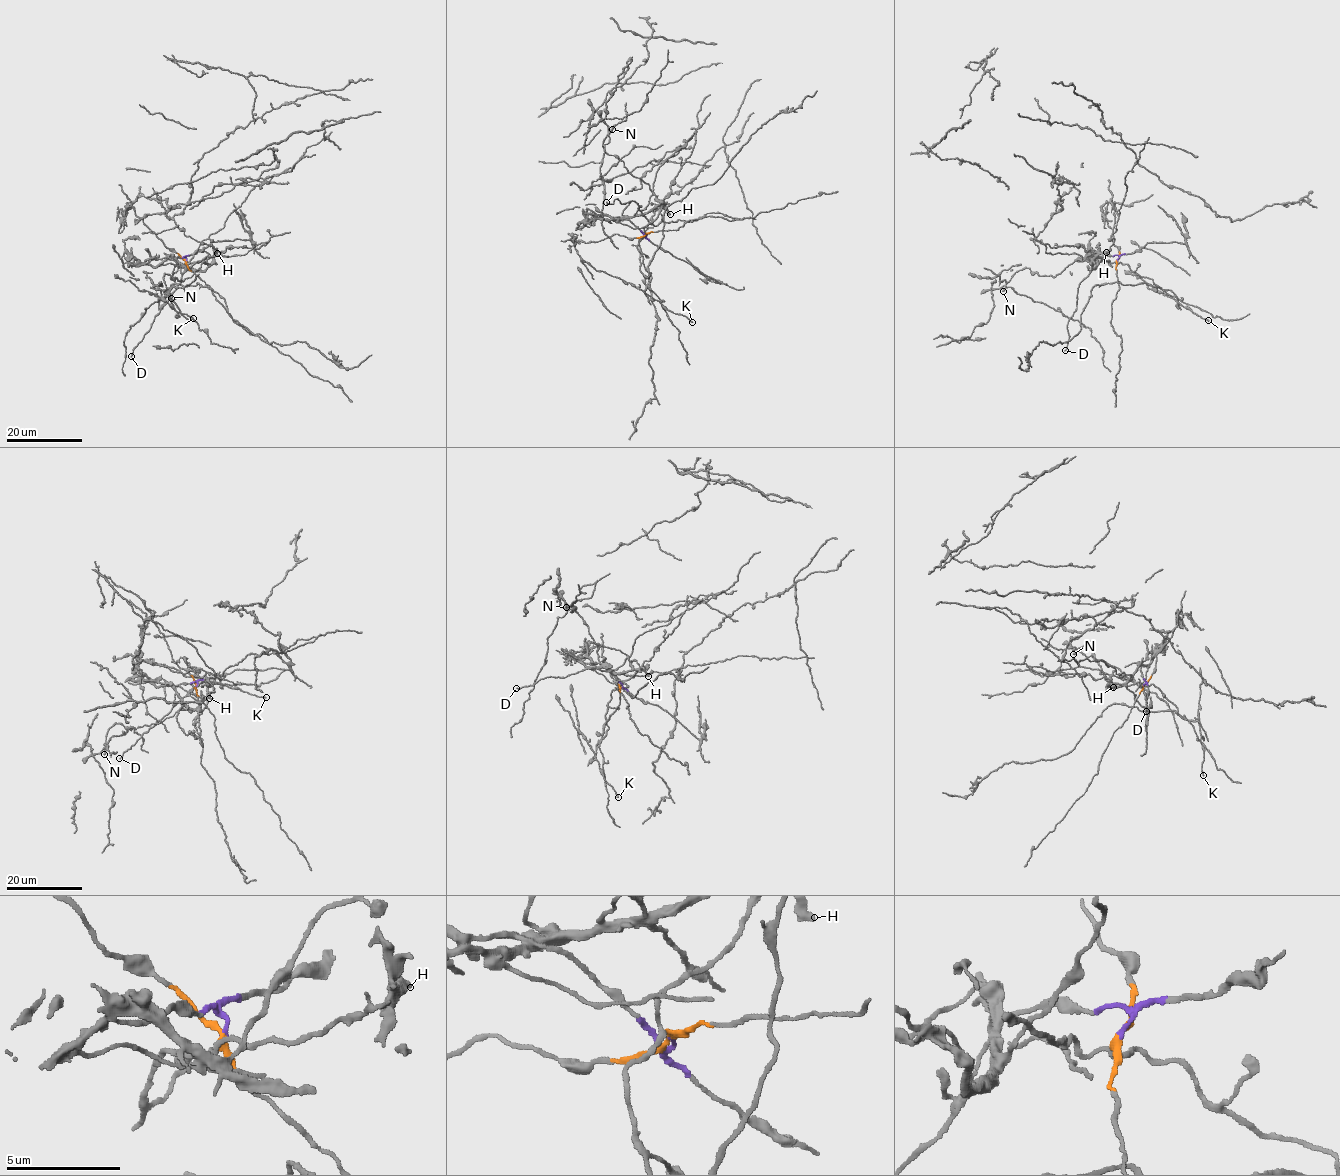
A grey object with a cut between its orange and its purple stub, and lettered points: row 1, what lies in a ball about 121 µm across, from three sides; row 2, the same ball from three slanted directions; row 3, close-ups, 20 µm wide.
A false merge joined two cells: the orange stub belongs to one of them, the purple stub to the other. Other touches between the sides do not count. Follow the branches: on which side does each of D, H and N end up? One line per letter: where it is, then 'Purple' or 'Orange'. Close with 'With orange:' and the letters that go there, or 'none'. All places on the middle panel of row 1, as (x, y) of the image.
D: Place: (606, 202). Purple
H: Place: (670, 214). Purple
N: Place: (612, 129). Purple
With orange: none

